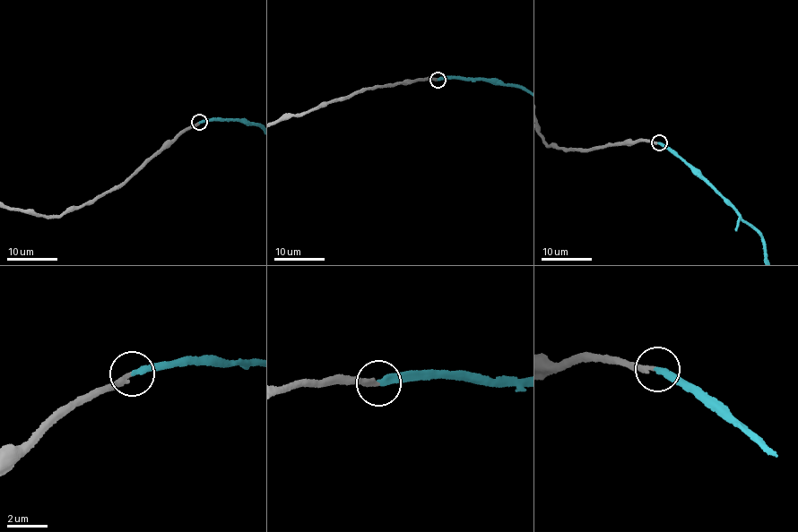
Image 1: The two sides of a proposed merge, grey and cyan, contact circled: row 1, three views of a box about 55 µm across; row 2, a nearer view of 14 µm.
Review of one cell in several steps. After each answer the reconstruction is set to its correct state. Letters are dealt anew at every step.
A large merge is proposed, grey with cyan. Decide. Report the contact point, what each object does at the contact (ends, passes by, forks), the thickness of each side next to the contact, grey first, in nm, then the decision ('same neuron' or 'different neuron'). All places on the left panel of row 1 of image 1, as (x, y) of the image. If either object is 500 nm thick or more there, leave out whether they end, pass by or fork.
(199, 122) | grey ends | cyan ends | 240/320 nm | same neuron

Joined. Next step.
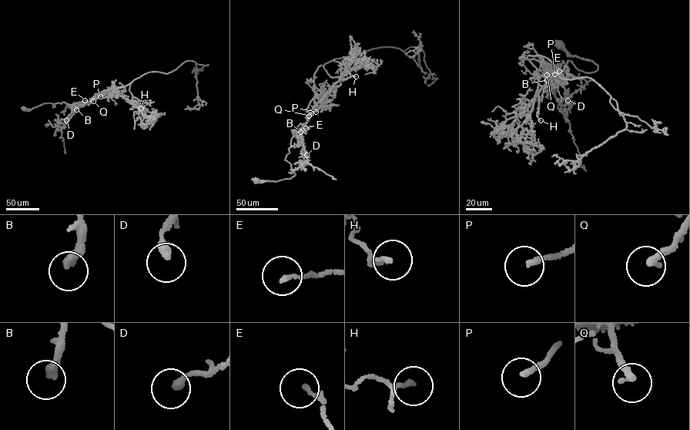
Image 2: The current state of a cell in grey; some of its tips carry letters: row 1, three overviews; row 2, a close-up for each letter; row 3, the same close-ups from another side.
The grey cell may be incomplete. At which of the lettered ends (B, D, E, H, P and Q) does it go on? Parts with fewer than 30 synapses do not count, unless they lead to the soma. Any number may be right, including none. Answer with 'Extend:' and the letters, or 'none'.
Extend: P, Q

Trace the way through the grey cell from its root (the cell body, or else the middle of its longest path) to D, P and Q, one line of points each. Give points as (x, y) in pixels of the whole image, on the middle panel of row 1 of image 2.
D: (256, 179), (276, 181), (294, 176), (291, 164), (285, 159), (289, 152), (291, 139), (299, 132), (306, 155)
P: (256, 179), (276, 181), (294, 176), (285, 159), (291, 139), (306, 124), (316, 103), (322, 102), (316, 112)
Q: (256, 179), (276, 181), (294, 176), (291, 164), (285, 159), (289, 152), (291, 139), (304, 125), (309, 115)

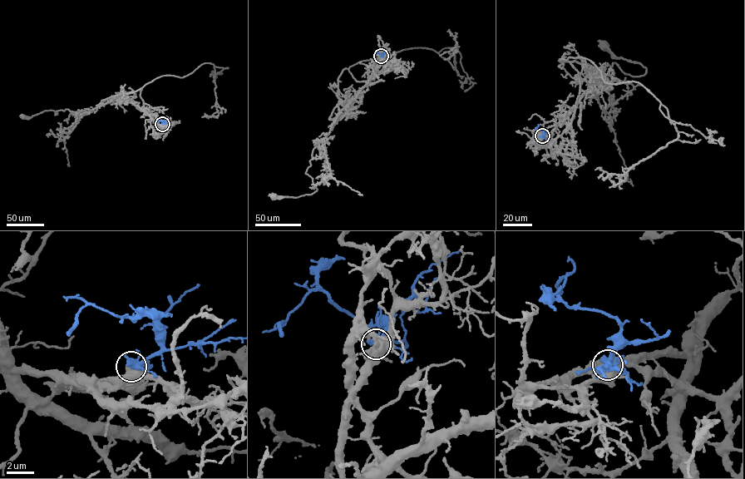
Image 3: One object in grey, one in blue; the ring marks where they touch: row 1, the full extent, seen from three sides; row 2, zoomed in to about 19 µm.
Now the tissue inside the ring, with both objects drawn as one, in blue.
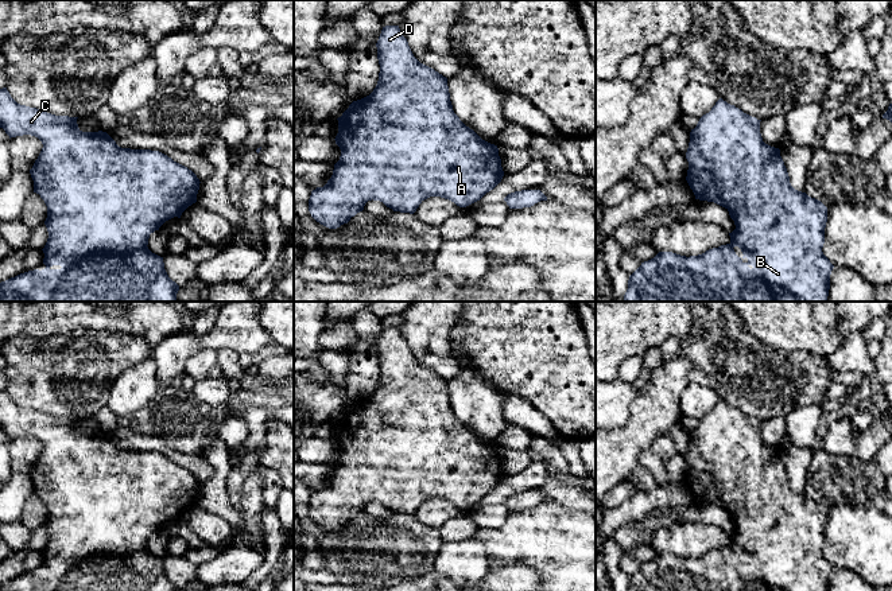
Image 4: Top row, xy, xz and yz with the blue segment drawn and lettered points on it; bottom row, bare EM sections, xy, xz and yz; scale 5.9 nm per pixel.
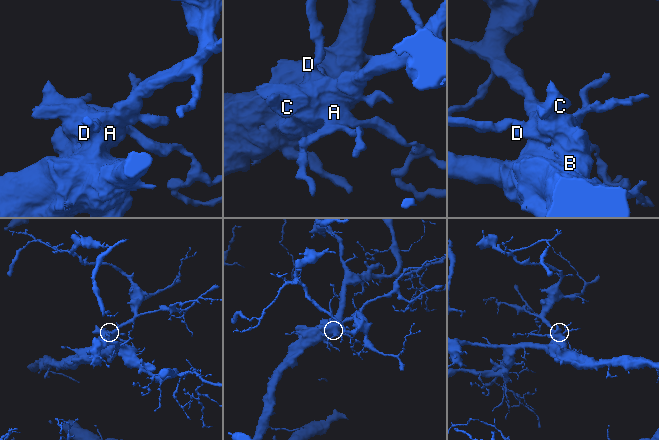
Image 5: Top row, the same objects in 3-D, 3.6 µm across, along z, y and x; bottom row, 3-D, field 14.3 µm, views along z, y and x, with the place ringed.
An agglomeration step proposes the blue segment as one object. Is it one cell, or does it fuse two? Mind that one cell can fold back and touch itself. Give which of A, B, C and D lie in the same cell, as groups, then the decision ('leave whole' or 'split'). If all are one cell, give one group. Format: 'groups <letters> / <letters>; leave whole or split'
groups A B C D; leave whole

